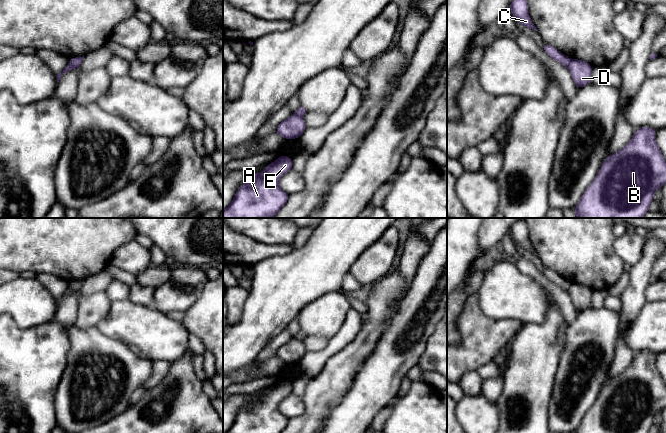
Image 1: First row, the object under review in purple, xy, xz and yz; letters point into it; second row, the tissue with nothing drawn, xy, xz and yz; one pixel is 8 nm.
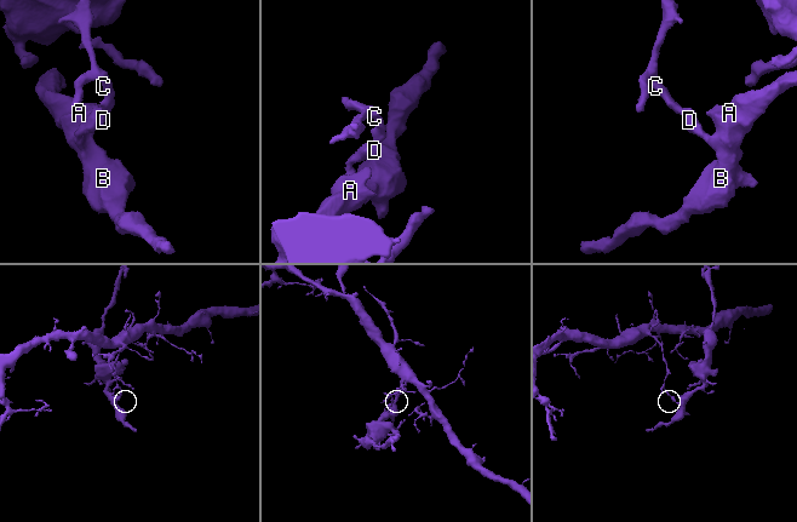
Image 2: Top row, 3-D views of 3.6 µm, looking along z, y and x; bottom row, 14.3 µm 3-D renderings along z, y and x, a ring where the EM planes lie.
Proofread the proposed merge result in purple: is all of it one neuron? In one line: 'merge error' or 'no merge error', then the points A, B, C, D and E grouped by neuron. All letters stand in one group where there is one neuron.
merge error; groups A B D E / C

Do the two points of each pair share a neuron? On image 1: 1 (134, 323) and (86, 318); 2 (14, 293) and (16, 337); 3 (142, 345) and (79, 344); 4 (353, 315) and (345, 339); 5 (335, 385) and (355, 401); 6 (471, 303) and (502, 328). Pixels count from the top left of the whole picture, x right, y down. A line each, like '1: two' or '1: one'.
1: two
2: two
3: two
4: one
5: two
6: one

